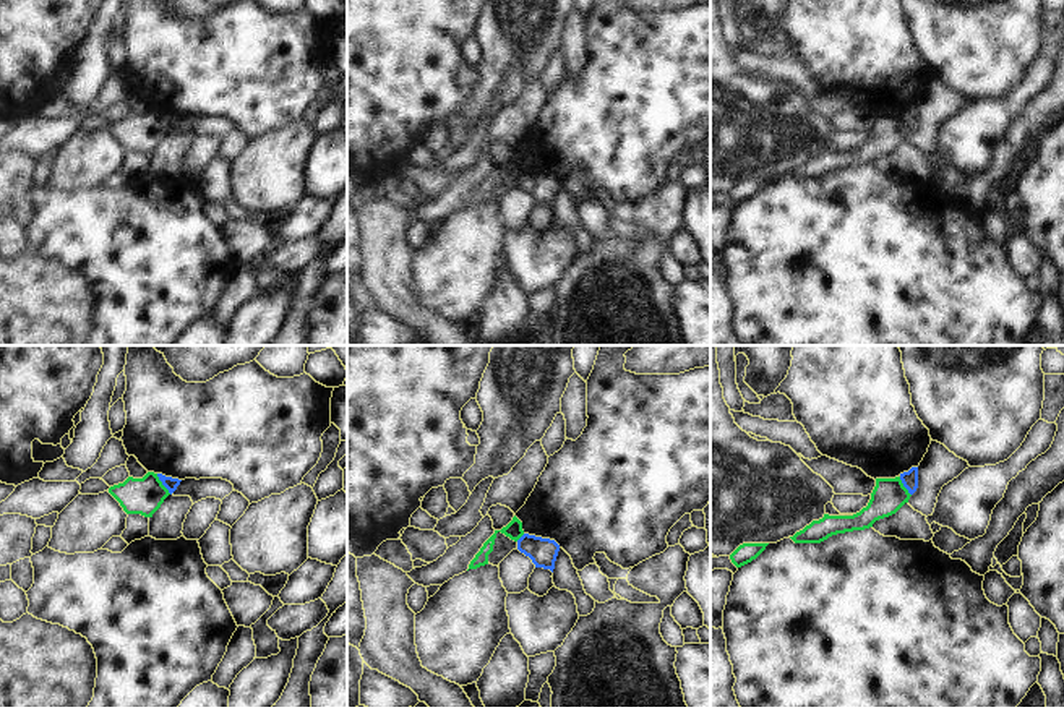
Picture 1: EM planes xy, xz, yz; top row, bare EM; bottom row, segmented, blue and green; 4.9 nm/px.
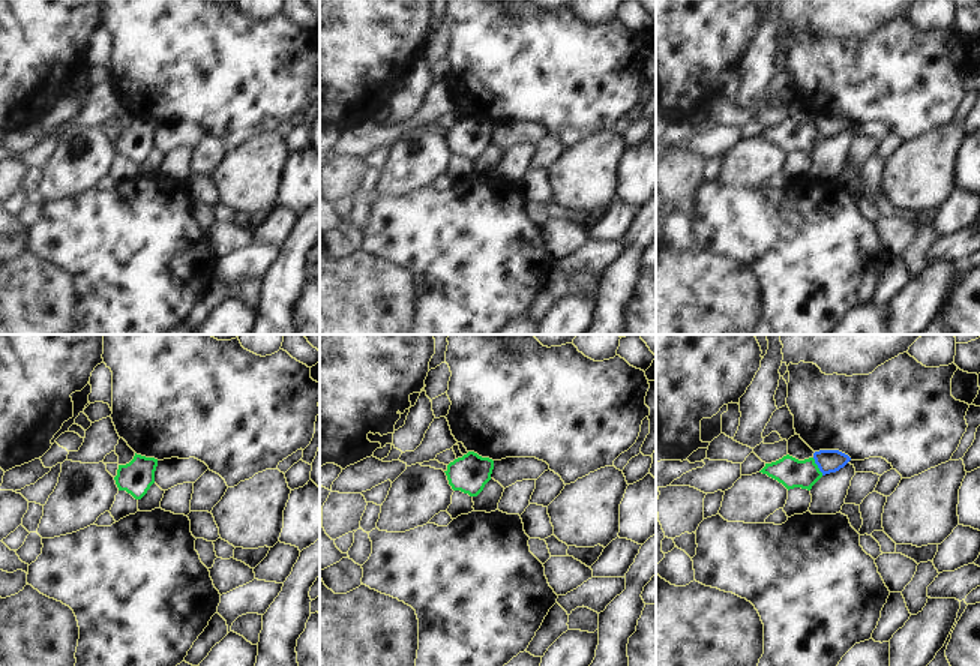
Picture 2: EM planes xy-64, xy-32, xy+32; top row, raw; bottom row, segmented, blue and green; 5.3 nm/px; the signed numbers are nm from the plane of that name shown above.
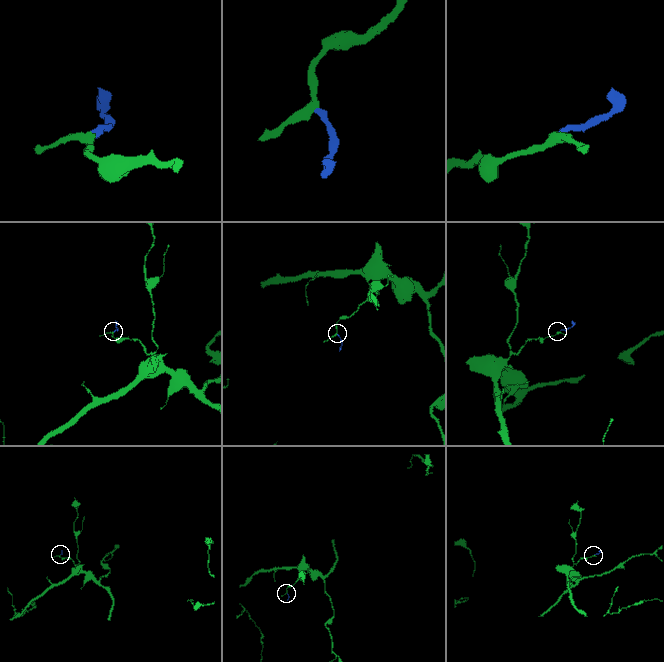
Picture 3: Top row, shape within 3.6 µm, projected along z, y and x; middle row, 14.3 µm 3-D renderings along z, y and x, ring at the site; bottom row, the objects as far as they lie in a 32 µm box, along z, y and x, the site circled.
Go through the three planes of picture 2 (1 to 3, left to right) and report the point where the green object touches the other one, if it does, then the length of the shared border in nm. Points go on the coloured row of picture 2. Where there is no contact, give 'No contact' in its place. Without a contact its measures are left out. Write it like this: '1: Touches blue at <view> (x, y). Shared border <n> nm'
1: No contact
2: No contact
3: Touches blue at xy+32 (818, 467). Shared border 110 nm.

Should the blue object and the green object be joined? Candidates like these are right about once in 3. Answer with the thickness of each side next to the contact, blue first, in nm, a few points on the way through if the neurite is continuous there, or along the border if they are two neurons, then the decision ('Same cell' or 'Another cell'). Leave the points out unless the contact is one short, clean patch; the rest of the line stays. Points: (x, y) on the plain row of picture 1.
Thickness 70 nm (blue) against 180 nm. Boundary: xy (156, 111), (171, 130). Another cell.

